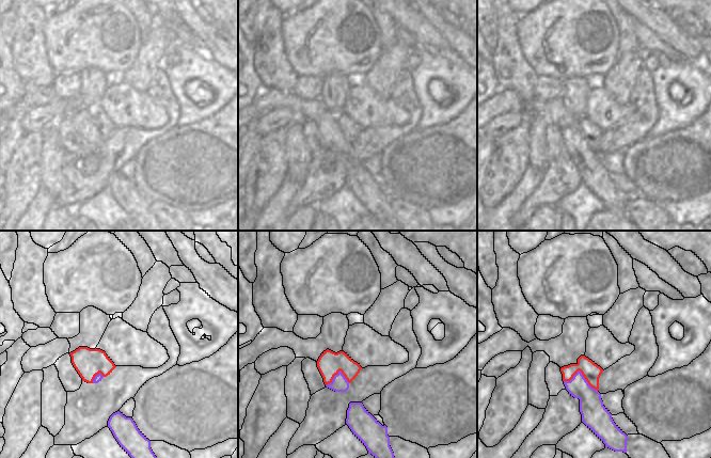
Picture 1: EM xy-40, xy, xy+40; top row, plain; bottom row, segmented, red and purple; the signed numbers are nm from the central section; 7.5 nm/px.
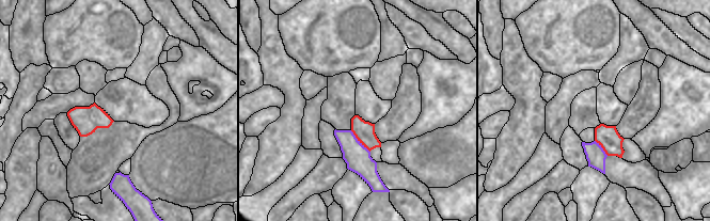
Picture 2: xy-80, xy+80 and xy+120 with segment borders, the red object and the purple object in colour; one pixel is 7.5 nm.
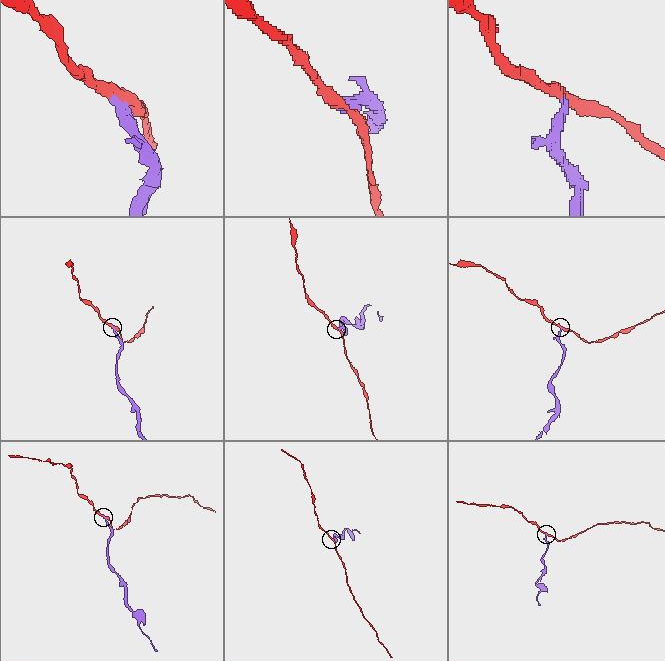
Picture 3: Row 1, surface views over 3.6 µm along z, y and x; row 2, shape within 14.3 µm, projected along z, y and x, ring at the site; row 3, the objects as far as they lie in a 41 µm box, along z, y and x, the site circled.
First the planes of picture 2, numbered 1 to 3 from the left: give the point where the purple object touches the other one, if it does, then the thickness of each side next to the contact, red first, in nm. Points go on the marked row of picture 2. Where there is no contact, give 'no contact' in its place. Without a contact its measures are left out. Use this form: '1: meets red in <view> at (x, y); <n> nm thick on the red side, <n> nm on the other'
1: no contact
2: meets red in xy+80 at (359, 140); 160 nm thick on the red side, 190 nm on the other
3: meets red in xy+120 at (601, 146); 170 nm thick on the red side, 150 nm on the other

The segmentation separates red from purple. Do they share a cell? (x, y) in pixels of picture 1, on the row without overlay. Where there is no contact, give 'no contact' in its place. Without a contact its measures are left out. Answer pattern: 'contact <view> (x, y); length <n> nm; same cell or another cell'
contact xy+40 (582, 135); length 260 nm; another cell

